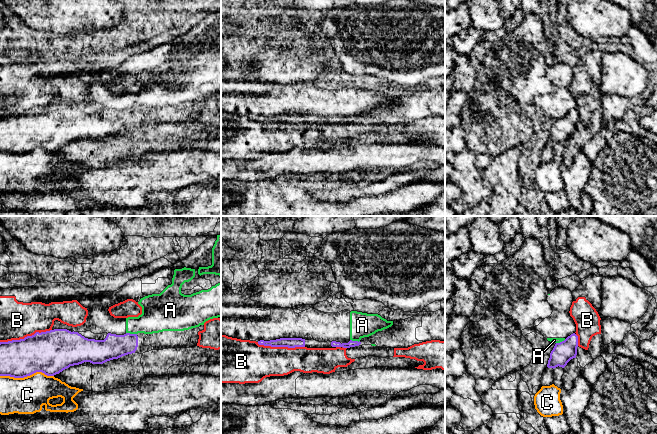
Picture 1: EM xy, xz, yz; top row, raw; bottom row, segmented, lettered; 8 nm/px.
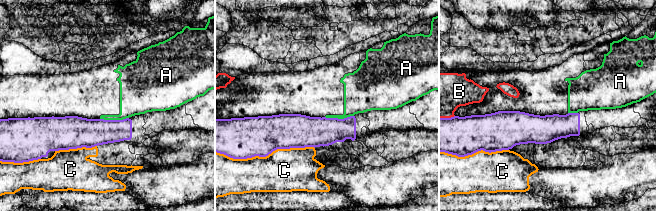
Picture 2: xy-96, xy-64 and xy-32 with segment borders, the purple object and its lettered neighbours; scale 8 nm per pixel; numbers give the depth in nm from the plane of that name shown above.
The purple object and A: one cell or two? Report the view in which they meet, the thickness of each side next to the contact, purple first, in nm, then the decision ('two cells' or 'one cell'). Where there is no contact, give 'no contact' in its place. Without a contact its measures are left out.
contact in xy; calibres 190 and 240 nm; two cells

